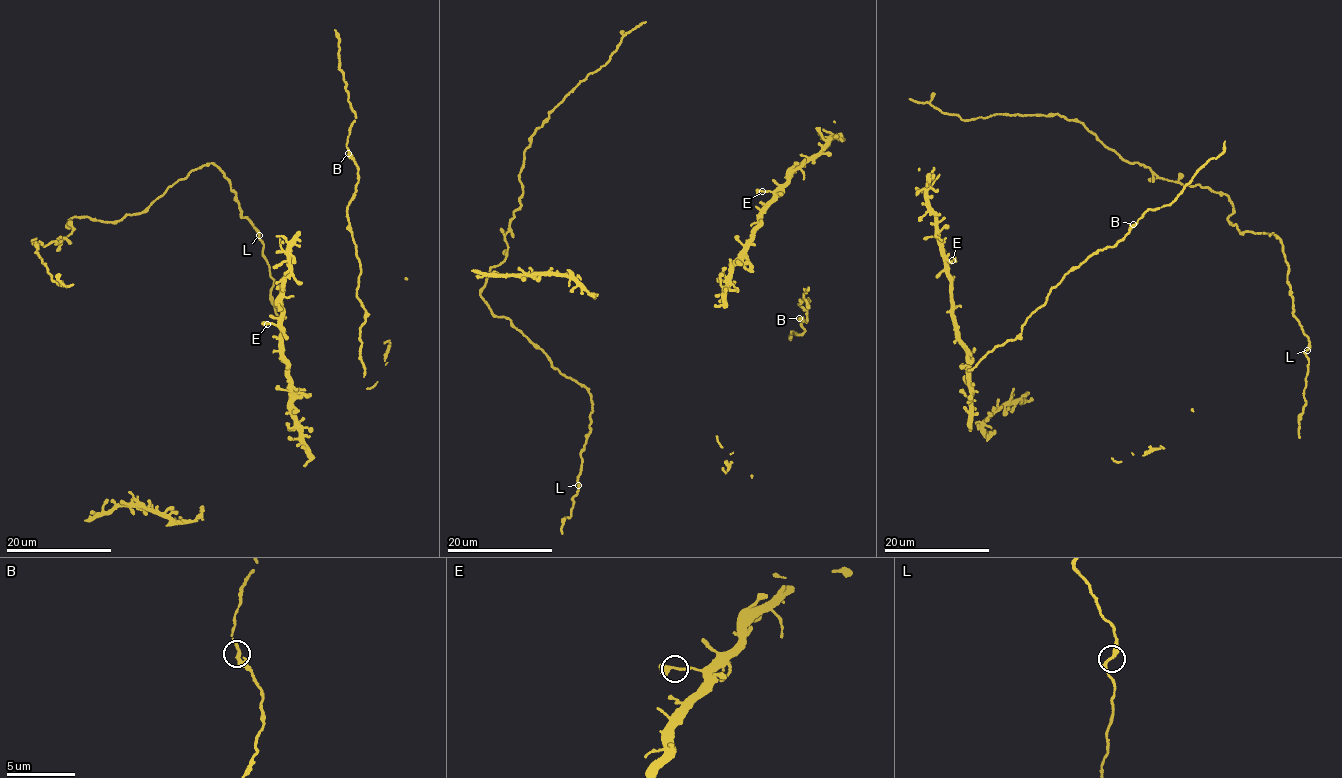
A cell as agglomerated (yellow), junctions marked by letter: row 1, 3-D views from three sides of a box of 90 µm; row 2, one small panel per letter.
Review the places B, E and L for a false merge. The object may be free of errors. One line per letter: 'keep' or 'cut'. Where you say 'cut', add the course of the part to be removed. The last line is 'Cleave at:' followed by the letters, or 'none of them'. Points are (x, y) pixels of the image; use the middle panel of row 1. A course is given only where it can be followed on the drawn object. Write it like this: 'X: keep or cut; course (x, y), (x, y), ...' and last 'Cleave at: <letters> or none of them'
B: keep
E: keep
L: keep
Cleave at: none of them

